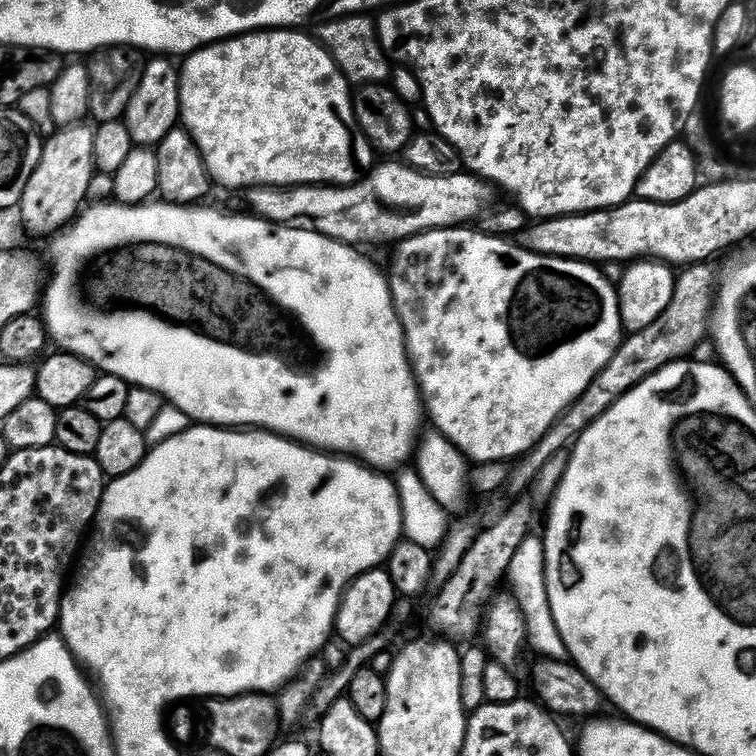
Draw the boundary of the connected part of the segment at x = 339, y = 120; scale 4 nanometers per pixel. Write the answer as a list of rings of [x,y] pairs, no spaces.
[[[304,30],[249,32],[242,36],[233,36],[230,40],[221,40],[219,44],[210,44],[207,48],[199,48],[191,53],[183,64],[180,75],[182,124],[191,132],[193,140],[204,155],[208,171],[215,174],[217,185],[225,184],[228,188],[247,190],[257,186],[344,186],[349,183],[350,177],[344,173],[344,164],[351,162],[352,155],[356,152],[356,136],[358,140],[354,92],[350,82],[340,73],[332,55],[324,49],[315,35],[307,36]]]

